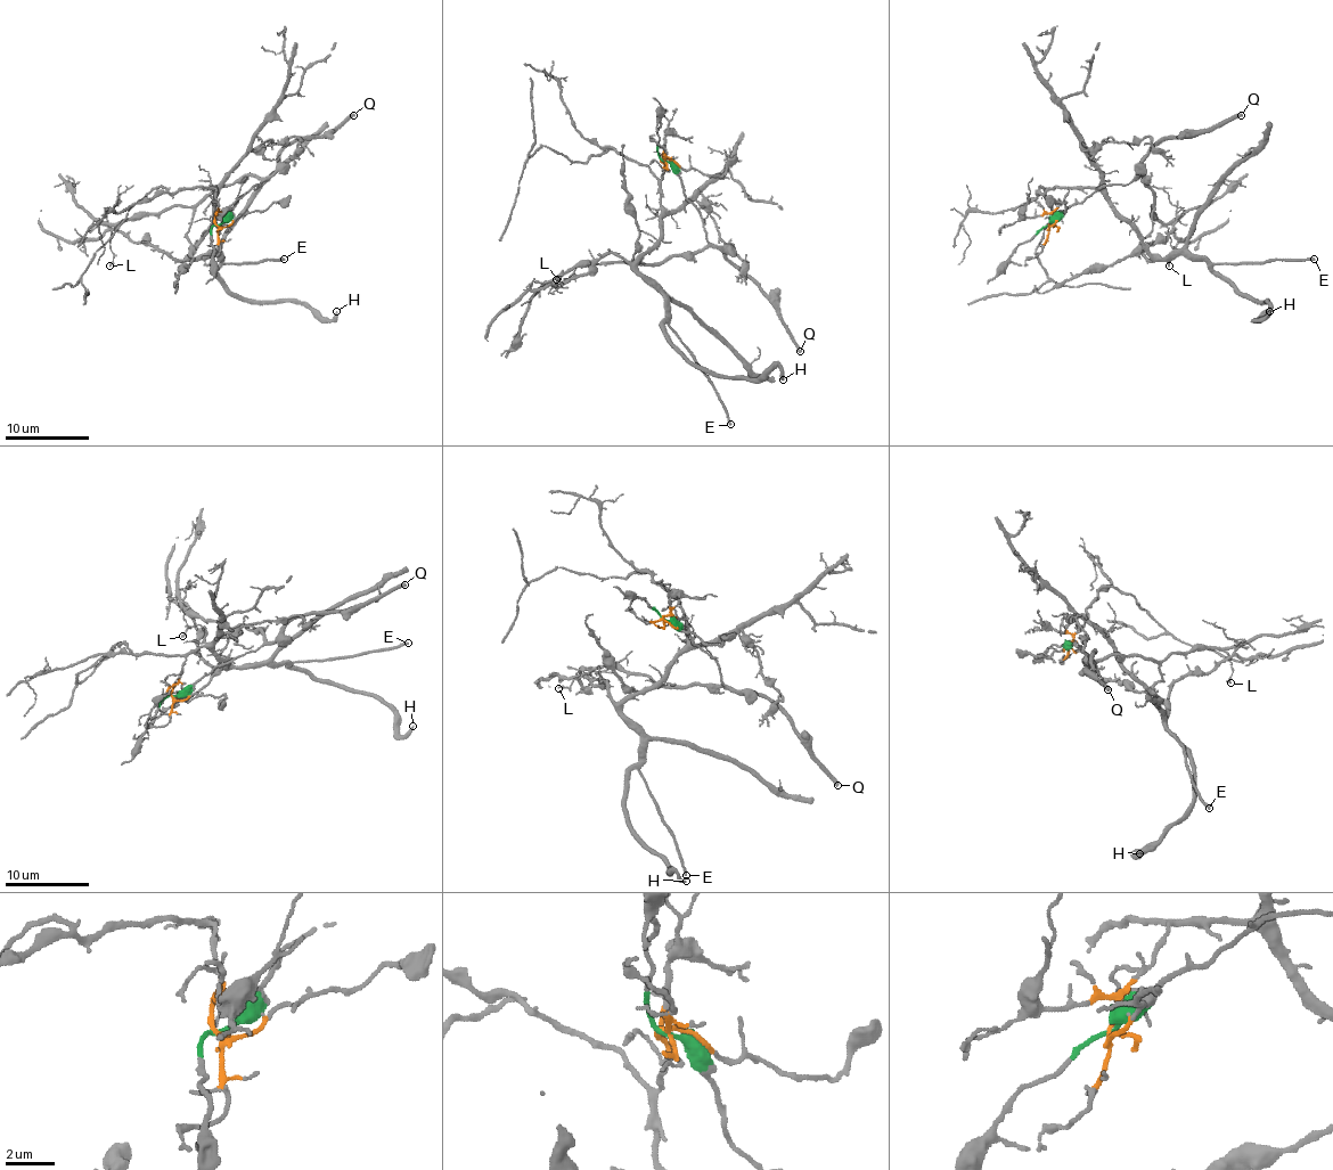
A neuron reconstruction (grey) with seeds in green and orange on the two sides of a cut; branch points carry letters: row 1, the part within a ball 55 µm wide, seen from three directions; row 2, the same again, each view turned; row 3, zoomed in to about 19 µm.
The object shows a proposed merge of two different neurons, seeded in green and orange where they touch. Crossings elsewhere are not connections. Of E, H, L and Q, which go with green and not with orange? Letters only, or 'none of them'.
L, Q

